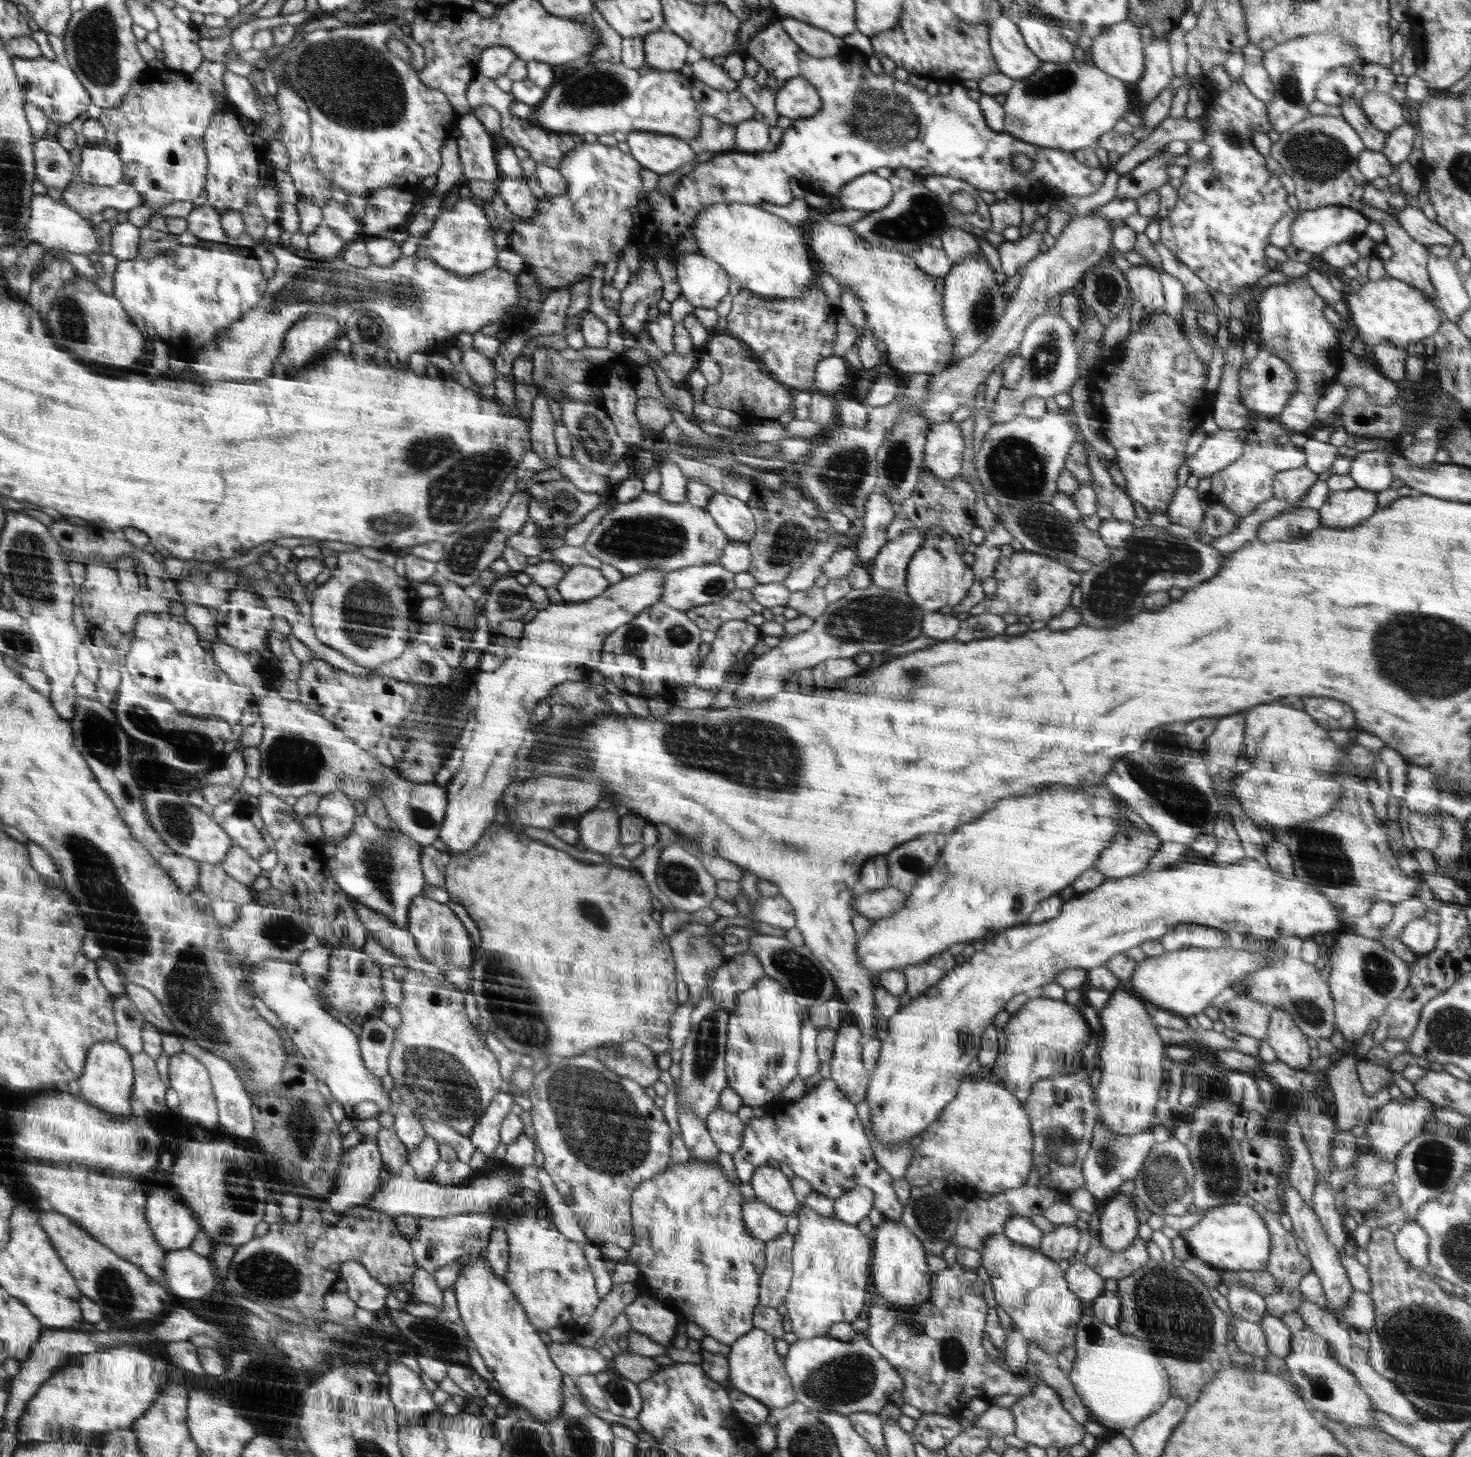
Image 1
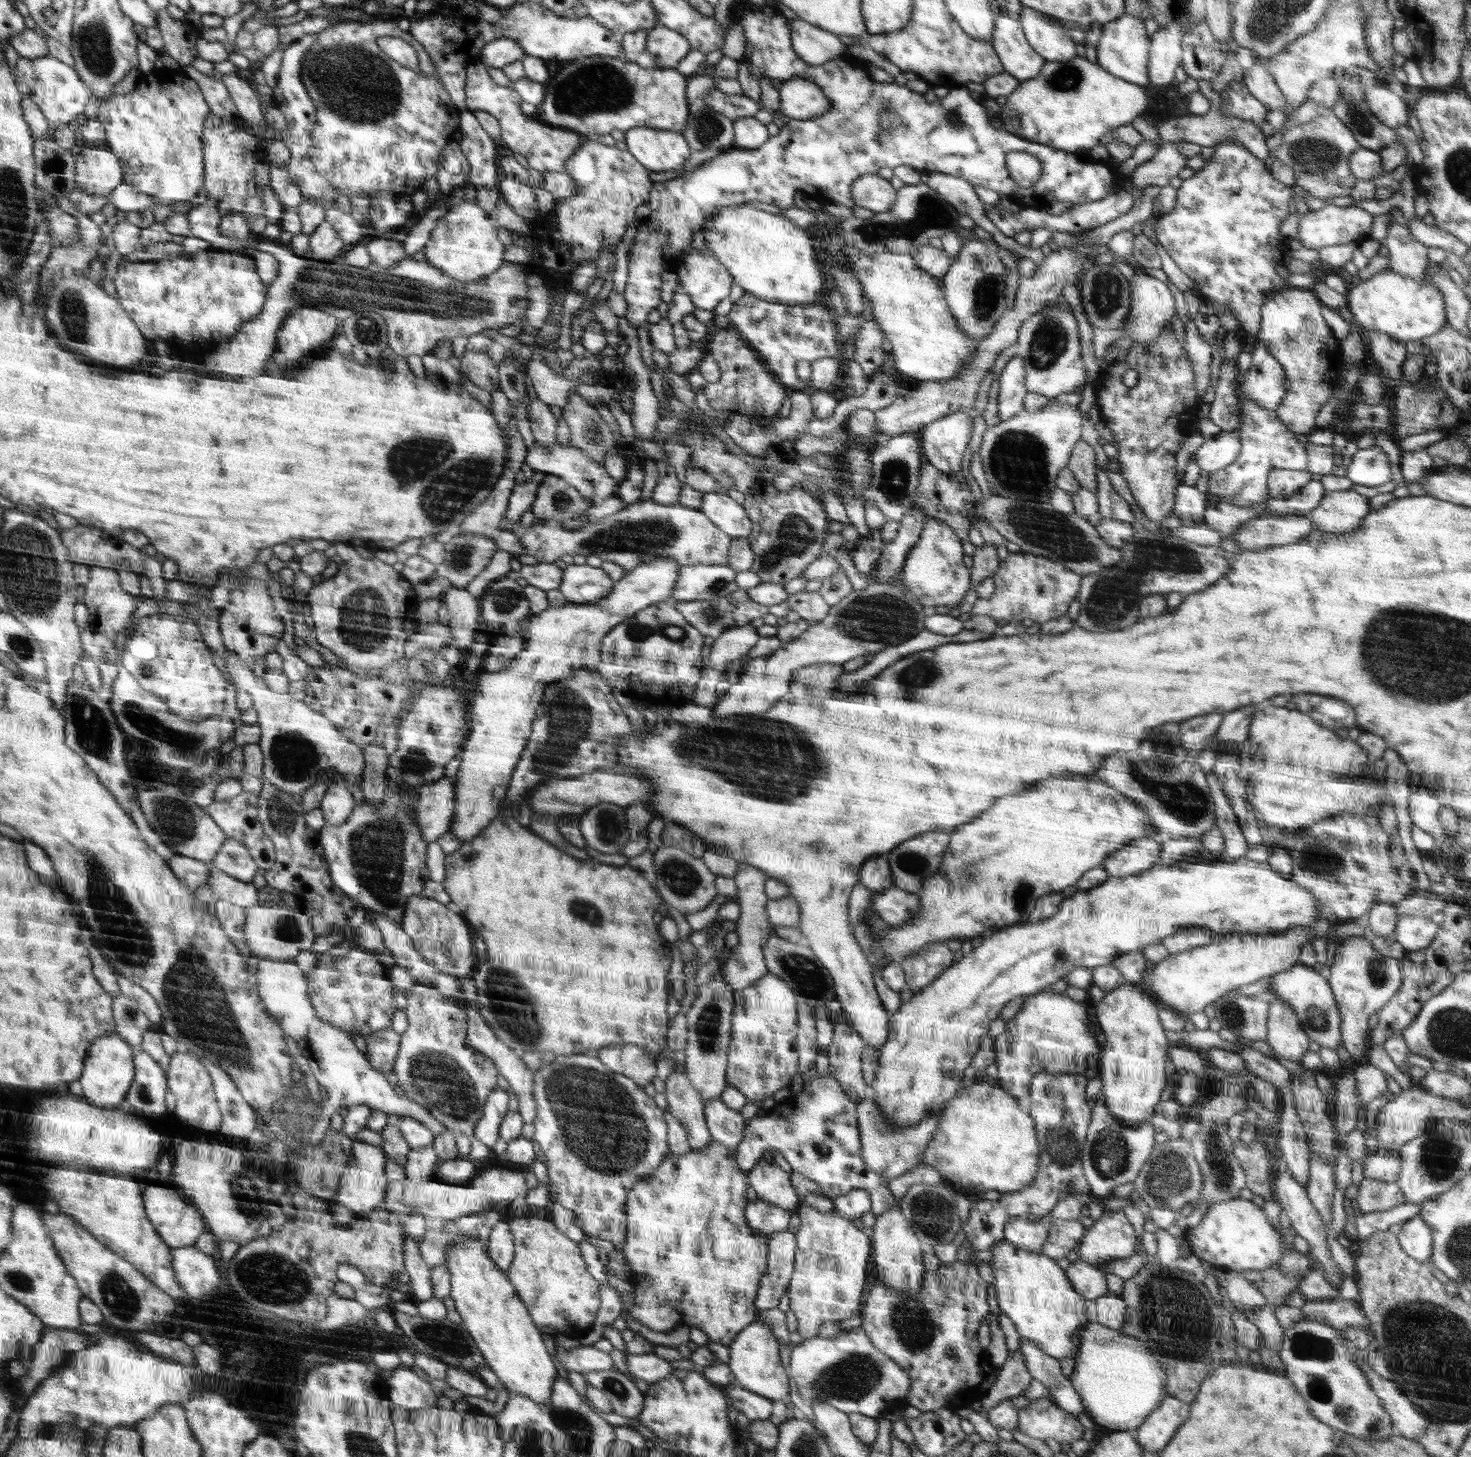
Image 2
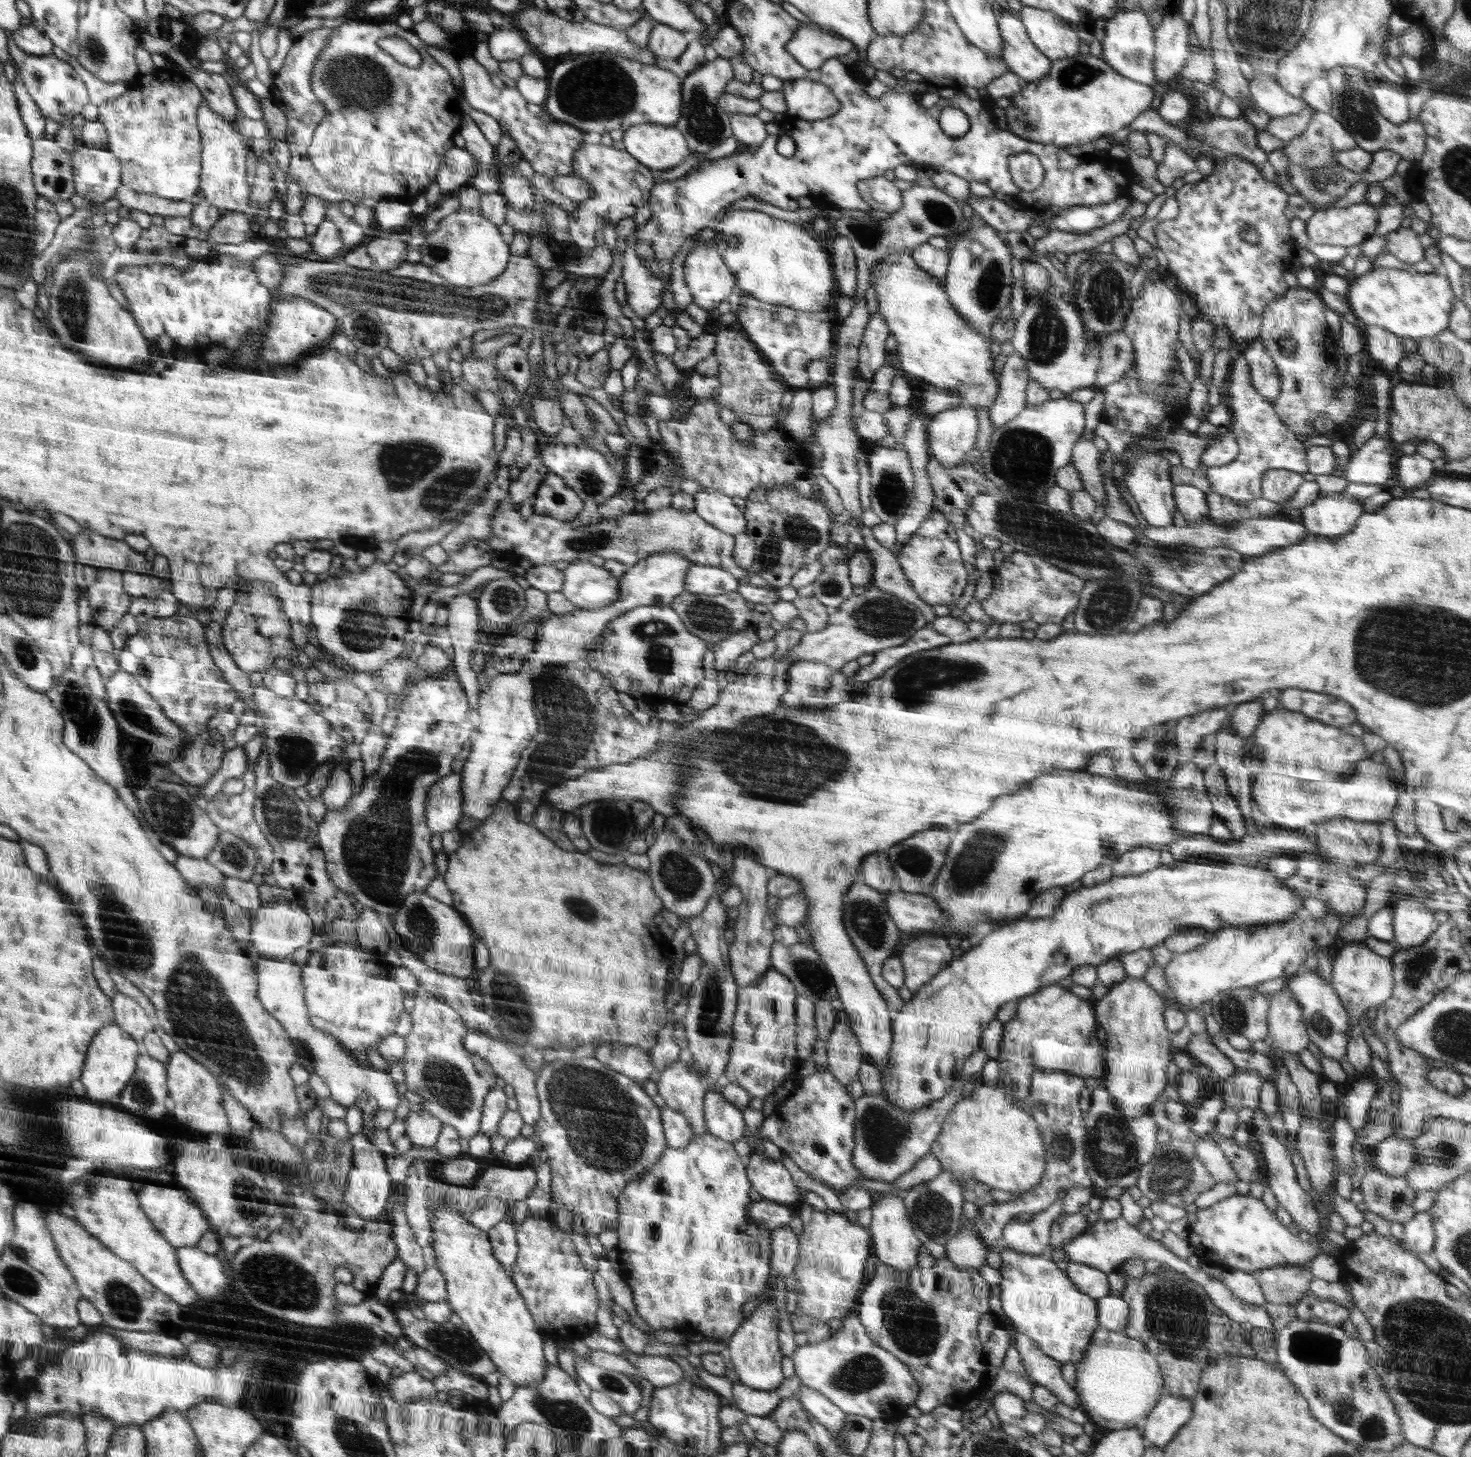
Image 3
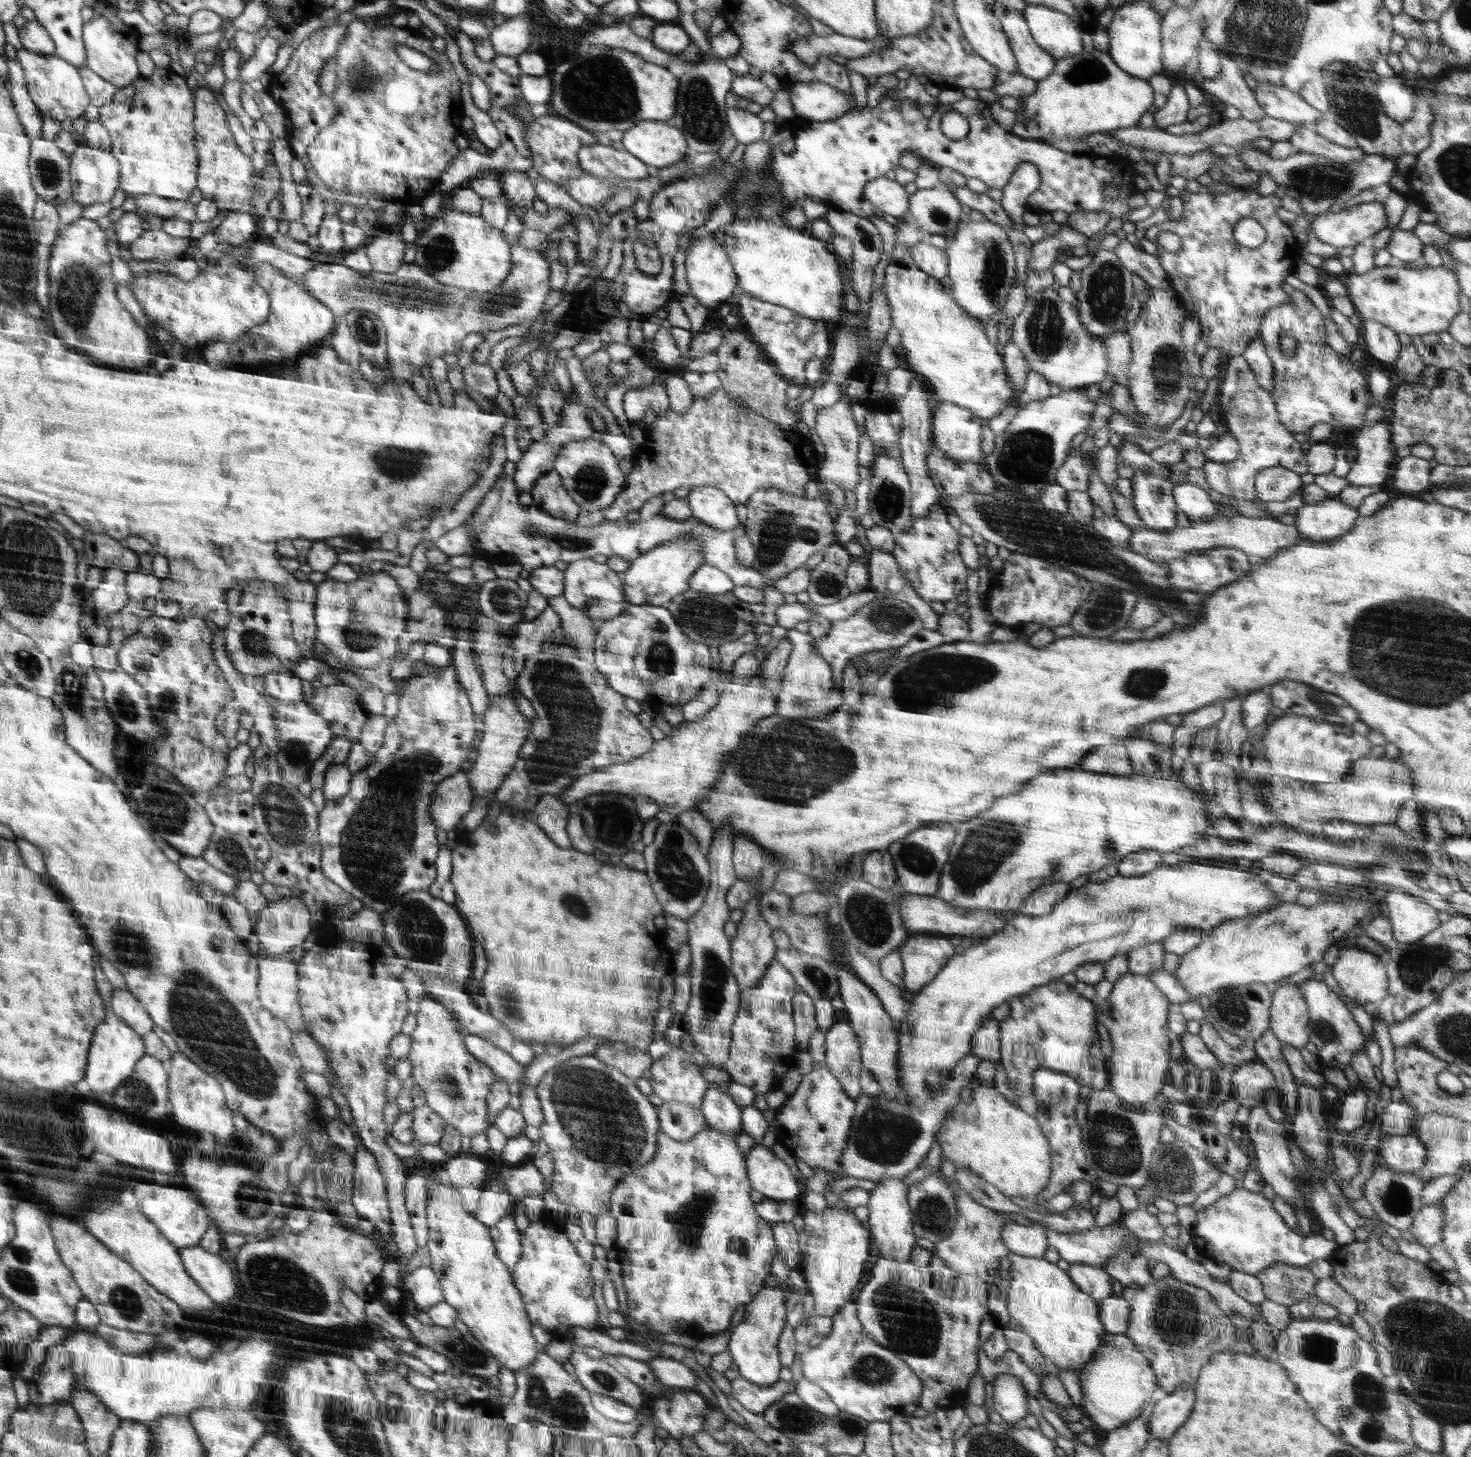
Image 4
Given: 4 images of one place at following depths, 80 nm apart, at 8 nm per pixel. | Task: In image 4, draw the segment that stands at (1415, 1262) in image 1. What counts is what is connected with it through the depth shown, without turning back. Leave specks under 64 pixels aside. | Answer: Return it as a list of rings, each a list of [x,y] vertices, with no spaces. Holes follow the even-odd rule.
[[[1441,1202],[1424,1205],[1414,1217],[1410,1232],[1418,1239],[1420,1246],[1429,1249],[1442,1240],[1442,1227],[1445,1223],[1445,1212]]]

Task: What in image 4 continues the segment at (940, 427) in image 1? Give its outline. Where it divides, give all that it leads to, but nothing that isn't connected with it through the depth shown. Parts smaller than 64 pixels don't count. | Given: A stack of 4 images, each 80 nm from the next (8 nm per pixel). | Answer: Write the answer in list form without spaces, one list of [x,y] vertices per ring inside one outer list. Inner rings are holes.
[[[942,401],[938,406],[934,406],[933,420],[931,421],[933,444],[938,446],[950,460],[958,460],[967,464],[983,464],[985,454],[980,447],[983,423],[981,418],[972,414],[968,408]]]

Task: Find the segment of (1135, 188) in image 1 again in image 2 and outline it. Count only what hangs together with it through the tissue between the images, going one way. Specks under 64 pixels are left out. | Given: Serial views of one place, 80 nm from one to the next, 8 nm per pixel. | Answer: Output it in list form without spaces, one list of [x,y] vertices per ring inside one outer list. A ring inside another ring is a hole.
[[[1167,142],[1160,145],[1148,162],[1135,167],[1128,179],[1136,188],[1143,190],[1152,185],[1166,186],[1187,167],[1186,161],[1187,157],[1178,149],[1178,142]]]

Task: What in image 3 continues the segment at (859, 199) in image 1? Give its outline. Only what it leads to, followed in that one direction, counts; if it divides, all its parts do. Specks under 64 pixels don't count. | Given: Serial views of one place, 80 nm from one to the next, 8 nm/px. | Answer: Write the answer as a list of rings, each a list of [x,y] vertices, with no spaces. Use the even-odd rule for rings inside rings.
[[[884,175],[861,180],[857,184],[857,189],[862,200],[872,209],[892,214],[902,206],[903,192]]]

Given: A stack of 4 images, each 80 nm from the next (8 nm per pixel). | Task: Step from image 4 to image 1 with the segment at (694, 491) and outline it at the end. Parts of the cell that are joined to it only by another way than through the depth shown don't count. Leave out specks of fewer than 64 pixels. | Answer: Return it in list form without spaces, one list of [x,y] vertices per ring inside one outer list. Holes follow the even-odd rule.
[[[714,493],[705,508],[732,541],[748,542],[756,535],[757,521],[746,501],[729,494]]]

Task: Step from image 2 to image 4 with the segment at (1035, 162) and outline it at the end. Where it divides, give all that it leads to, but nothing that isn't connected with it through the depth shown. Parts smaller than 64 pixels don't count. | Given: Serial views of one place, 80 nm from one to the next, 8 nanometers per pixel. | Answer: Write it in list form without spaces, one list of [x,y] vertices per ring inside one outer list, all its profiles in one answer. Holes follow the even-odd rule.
[[[1023,163],[1001,190],[1003,198],[1000,204],[1016,230],[1023,230],[1025,227],[1022,215],[1028,210],[1027,201],[1036,196],[1040,179],[1039,170],[1033,164]]]

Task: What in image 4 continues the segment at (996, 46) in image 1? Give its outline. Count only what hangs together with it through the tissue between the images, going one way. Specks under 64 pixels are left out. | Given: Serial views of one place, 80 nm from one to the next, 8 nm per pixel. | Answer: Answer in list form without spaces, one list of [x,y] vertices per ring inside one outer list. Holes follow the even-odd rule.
[[[1006,10],[1001,25],[1016,57],[1018,73],[1039,81],[1054,70],[1057,58],[1034,40],[1024,20],[1023,11]]]

